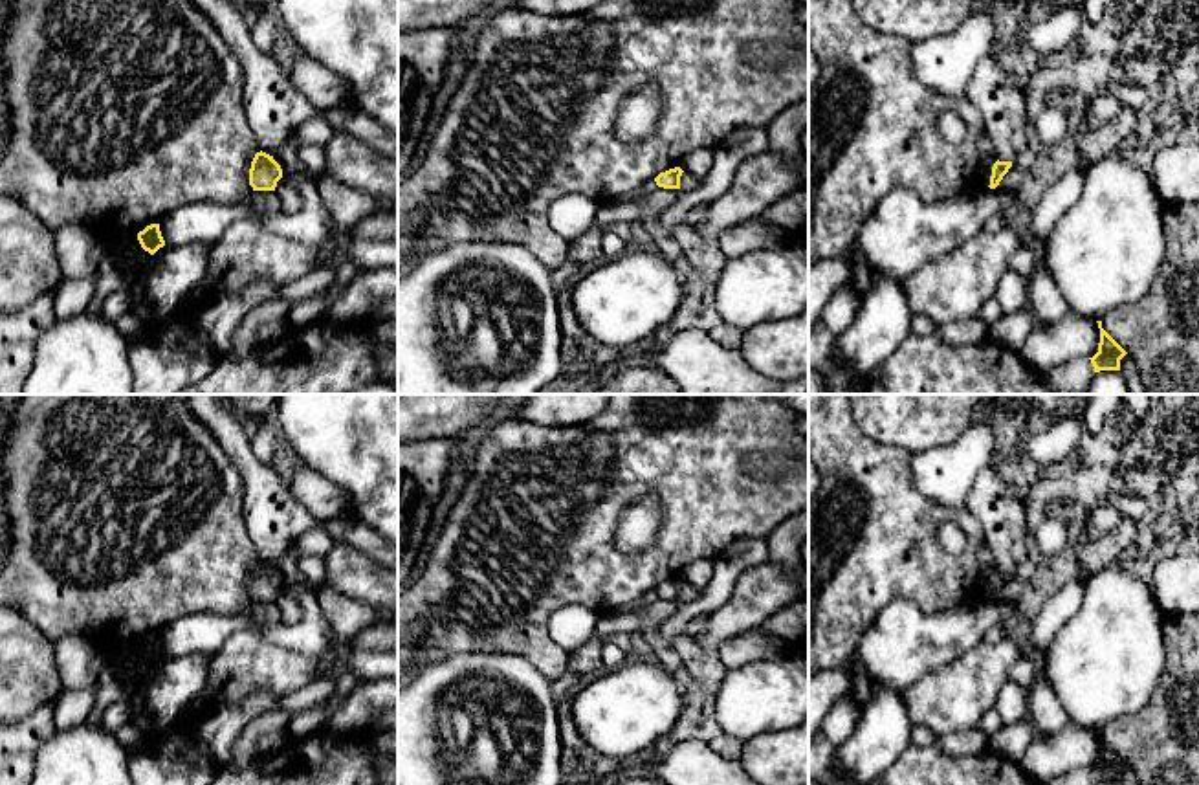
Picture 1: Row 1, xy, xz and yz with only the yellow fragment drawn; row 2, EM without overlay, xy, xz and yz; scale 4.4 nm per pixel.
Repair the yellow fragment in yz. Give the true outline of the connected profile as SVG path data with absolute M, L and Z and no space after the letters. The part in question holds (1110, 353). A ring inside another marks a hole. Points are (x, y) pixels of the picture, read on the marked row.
M1096 321L1100 328L1098 352L1093 358L1069 359L1045 374L1045 383L1054 394L1087 394L1093 376L1100 370L1120 370L1128 354Z

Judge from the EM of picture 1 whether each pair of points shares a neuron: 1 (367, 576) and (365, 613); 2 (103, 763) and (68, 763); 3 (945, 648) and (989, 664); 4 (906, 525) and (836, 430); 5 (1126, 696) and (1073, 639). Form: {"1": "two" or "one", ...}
{"1": "two", "2": "one", "3": "two", "4": "one", "5": "one"}

